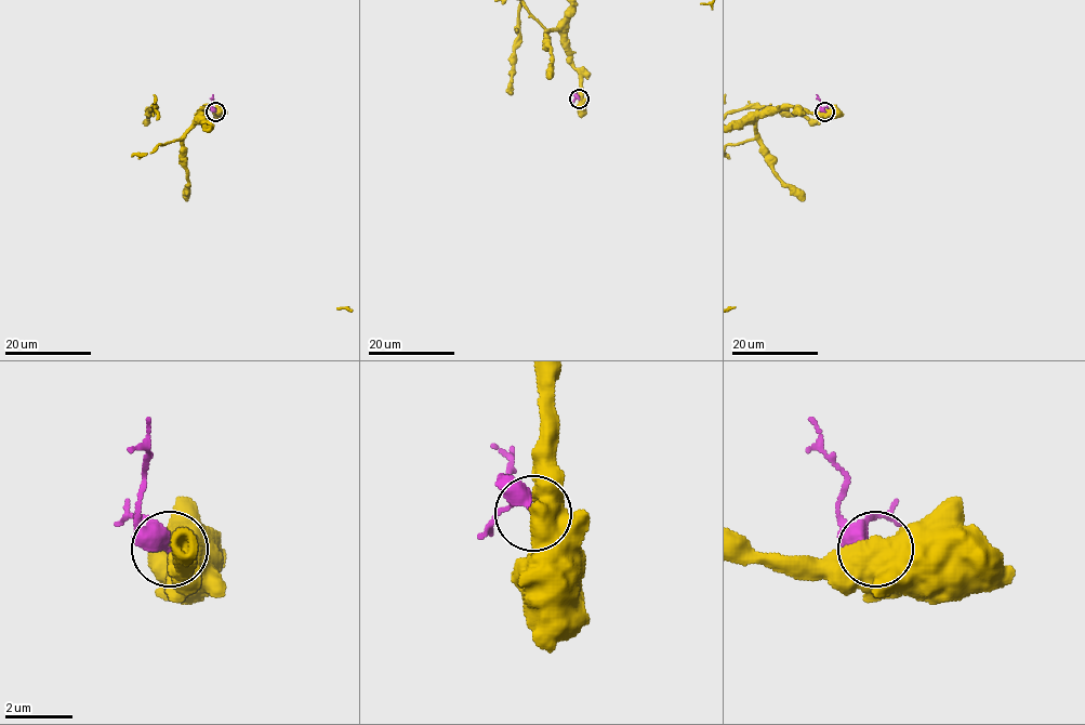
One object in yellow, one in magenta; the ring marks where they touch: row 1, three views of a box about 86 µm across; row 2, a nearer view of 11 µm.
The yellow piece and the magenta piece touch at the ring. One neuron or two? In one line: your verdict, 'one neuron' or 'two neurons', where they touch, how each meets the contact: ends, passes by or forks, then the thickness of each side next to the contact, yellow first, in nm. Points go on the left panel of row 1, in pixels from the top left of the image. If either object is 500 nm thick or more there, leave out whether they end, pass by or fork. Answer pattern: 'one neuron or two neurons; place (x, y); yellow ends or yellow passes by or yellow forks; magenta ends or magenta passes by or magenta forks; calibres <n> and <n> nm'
two neurons; place (215, 111); calibres 950 and 280 nm

